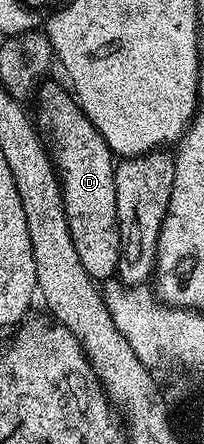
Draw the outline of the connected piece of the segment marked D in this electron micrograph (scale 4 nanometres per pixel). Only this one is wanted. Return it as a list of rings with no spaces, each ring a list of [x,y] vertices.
[[[45,83],[39,91],[36,124],[48,141],[48,150],[58,173],[58,183],[62,185],[62,201],[68,218],[68,230],[76,246],[76,254],[80,254],[80,263],[84,265],[87,274],[94,281],[101,282],[111,279],[117,273],[118,260],[122,256],[120,234],[116,222],[116,182],[114,181],[116,157],[111,152],[108,142],[104,142],[100,130],[96,130],[96,126],[92,126],[92,122],[84,115],[82,107],[73,95],[63,85],[62,89],[60,85],[50,83]]]

